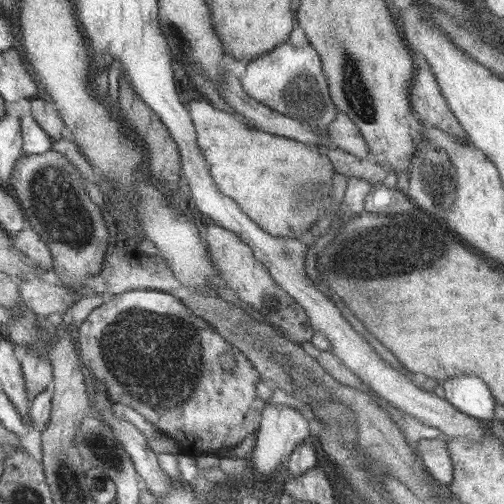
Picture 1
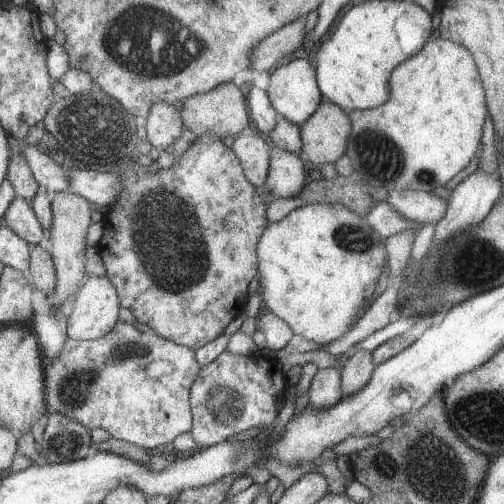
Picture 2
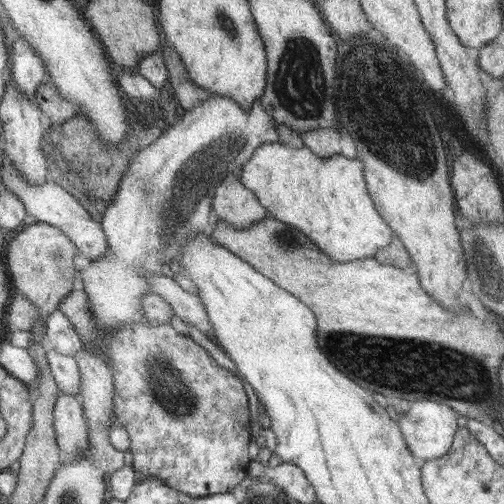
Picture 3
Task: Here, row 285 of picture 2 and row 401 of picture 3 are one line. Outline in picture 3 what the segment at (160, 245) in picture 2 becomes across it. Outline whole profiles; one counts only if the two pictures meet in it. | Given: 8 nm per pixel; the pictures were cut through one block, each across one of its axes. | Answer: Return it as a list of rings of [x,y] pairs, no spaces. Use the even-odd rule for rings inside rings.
[[[77,290],[65,298],[61,310],[71,318],[81,334],[85,348],[103,356],[113,370],[117,382],[117,394],[113,400],[113,412],[117,424],[125,426],[131,434],[131,454],[135,472],[145,478],[159,478],[173,490],[179,490],[193,498],[207,498],[215,494],[231,494],[247,474],[253,444],[253,416],[249,410],[249,396],[245,380],[237,372],[229,372],[219,366],[211,352],[197,344],[189,334],[179,334],[171,324],[151,326],[143,320],[125,322],[121,326],[103,328],[93,310],[87,290]]]

